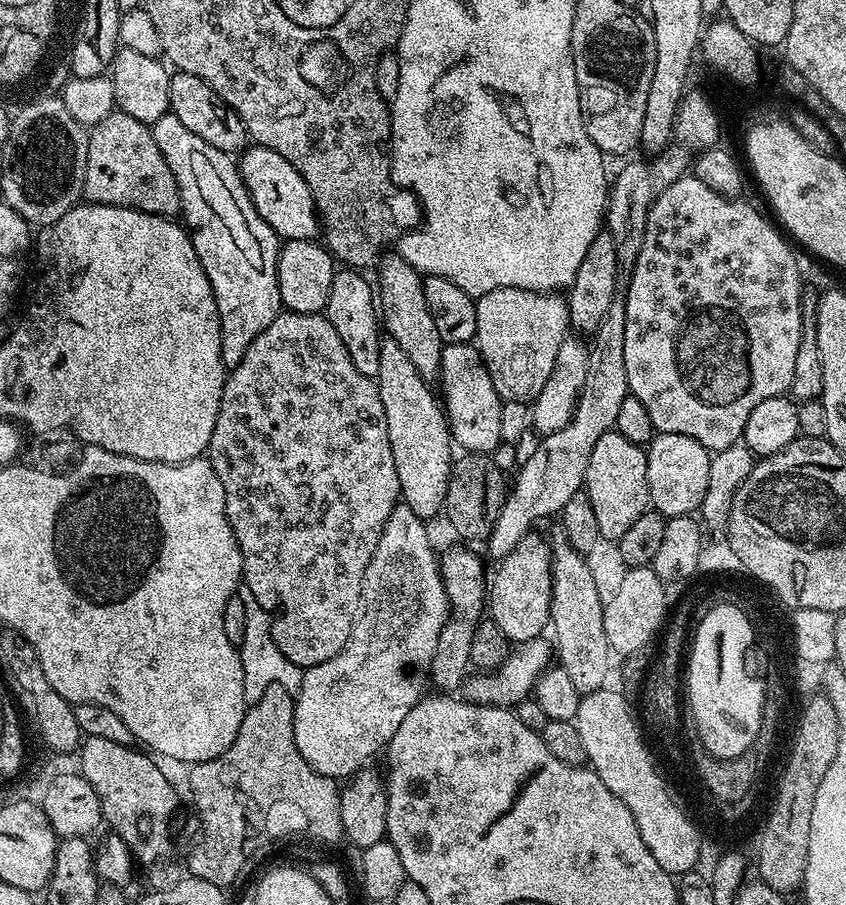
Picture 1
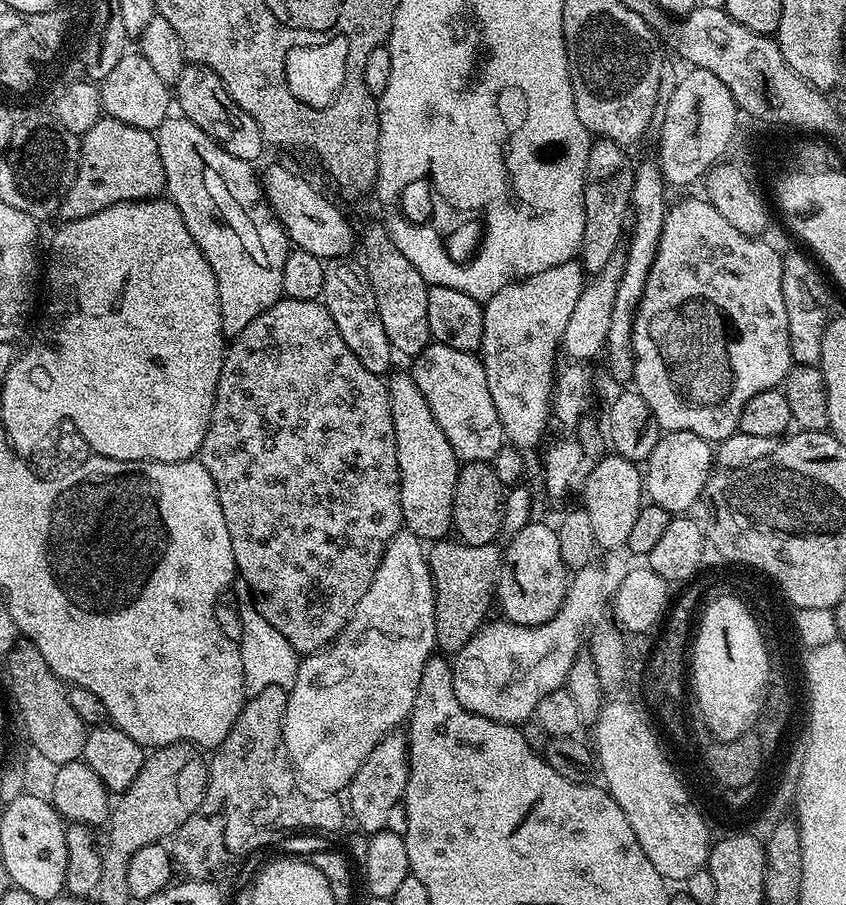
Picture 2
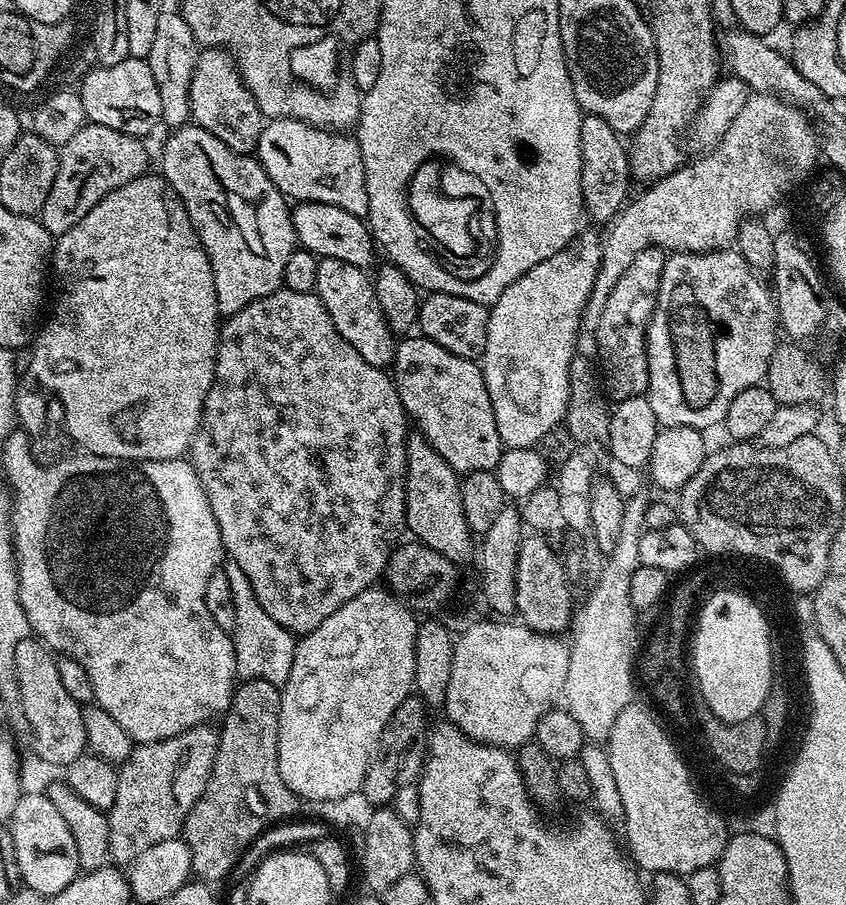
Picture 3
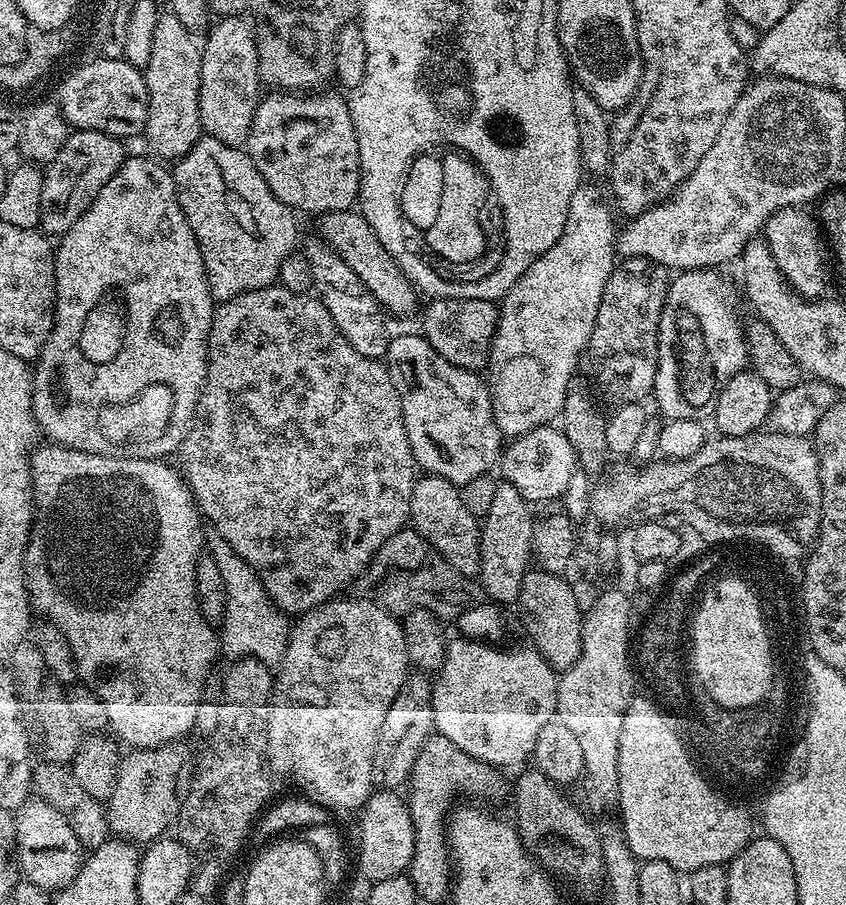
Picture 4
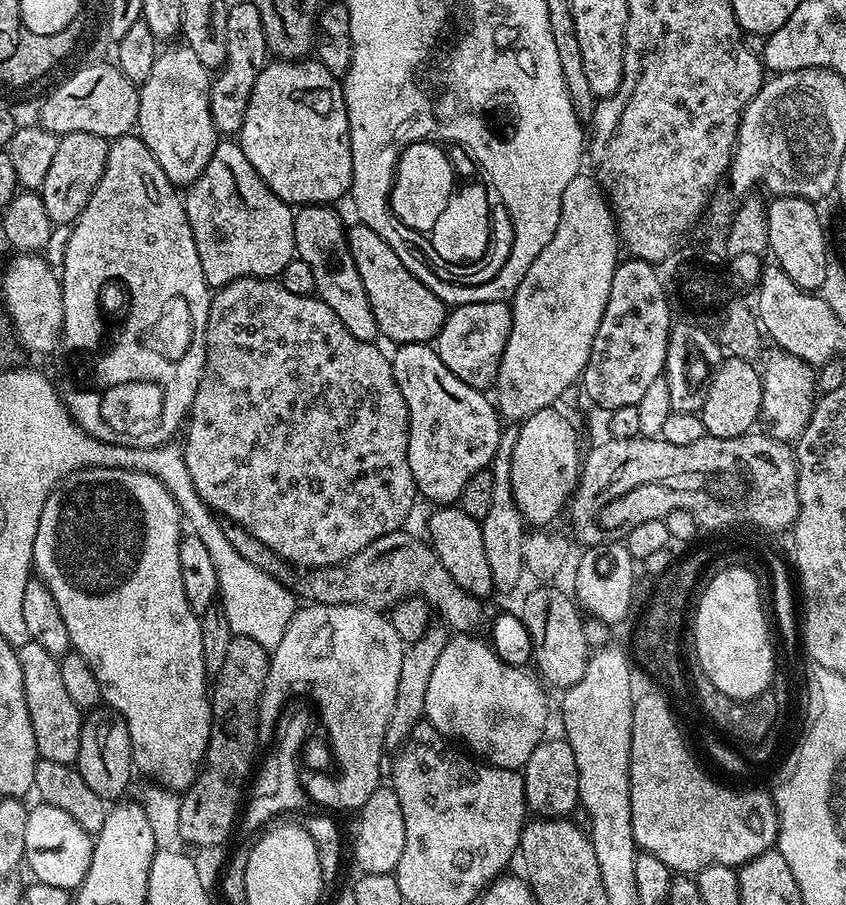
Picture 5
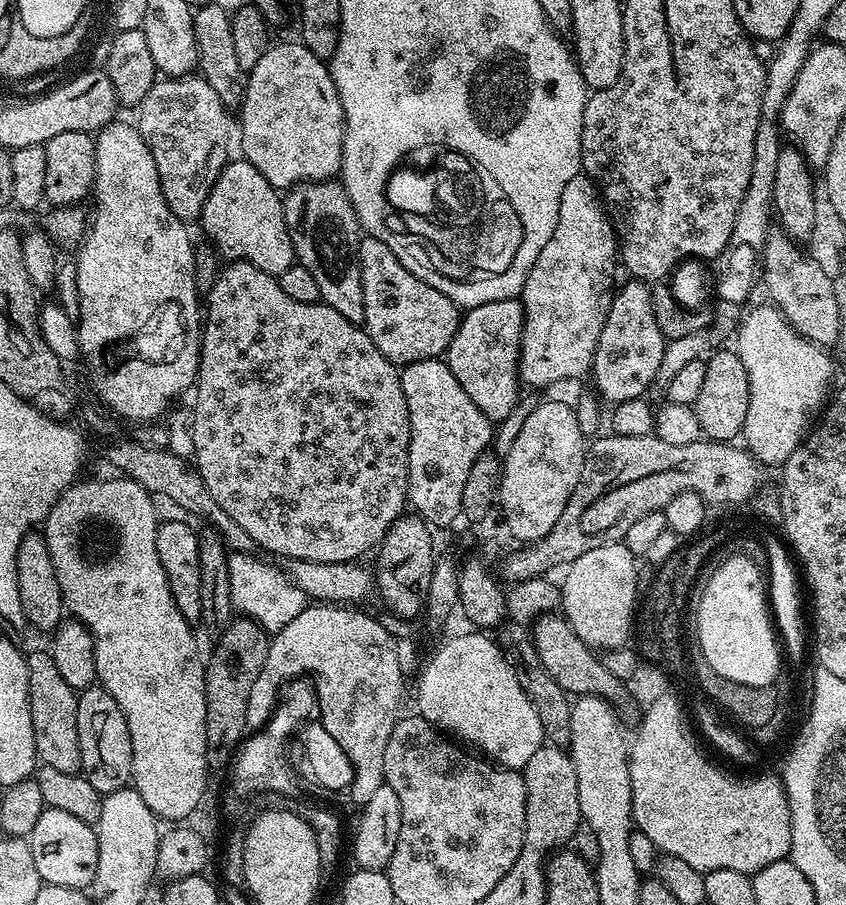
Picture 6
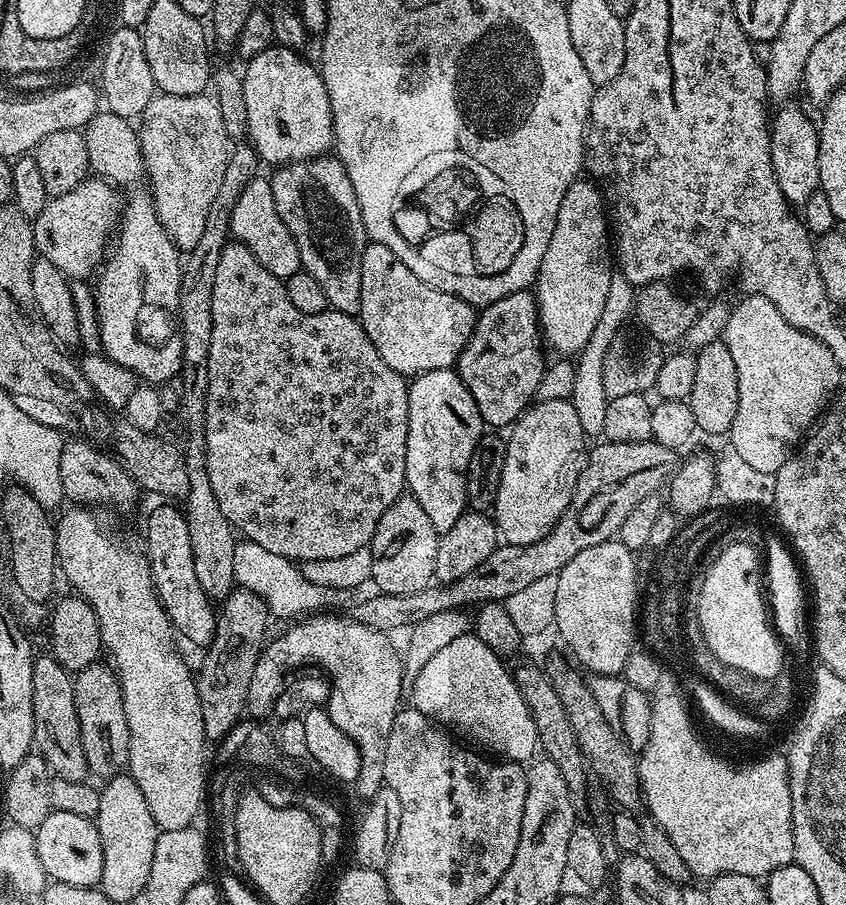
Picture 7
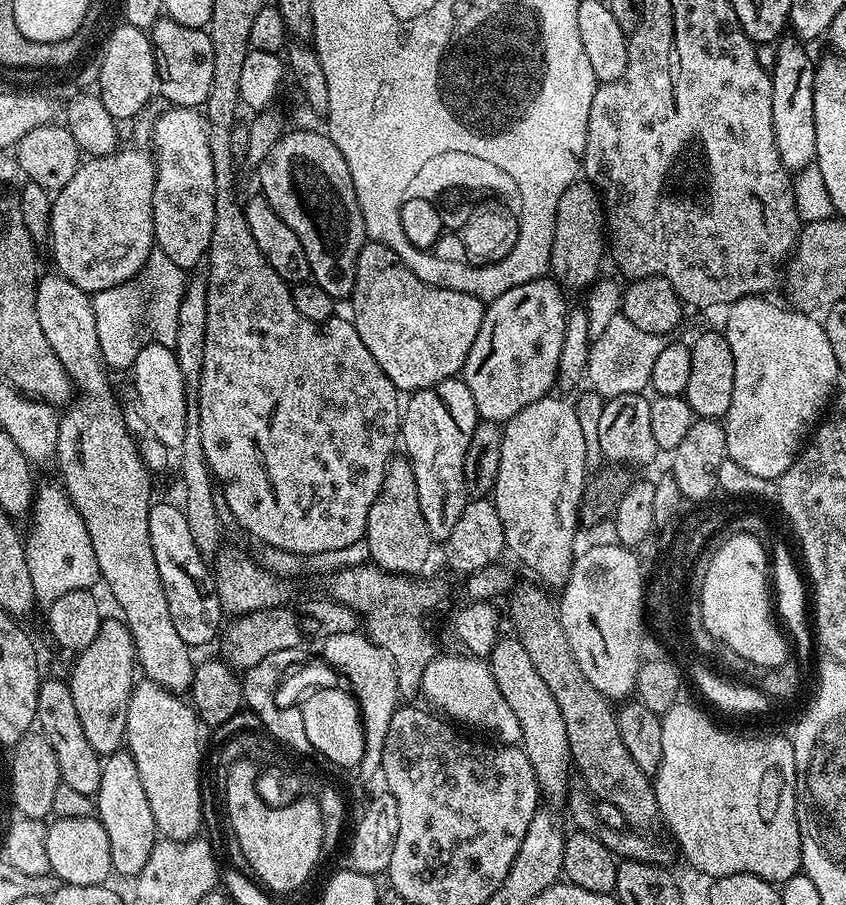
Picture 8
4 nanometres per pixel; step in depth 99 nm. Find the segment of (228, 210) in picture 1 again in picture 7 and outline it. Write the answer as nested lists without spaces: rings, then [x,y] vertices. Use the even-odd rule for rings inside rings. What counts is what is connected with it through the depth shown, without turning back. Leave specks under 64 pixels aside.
[[[262,179],[252,180],[235,203],[230,232],[239,243],[245,244],[251,250],[254,258],[258,258],[258,262],[262,262],[262,266],[266,266],[270,274],[285,281],[292,272],[301,271],[300,251],[290,230],[286,230],[286,222],[278,218],[278,206],[274,206],[271,183]]]

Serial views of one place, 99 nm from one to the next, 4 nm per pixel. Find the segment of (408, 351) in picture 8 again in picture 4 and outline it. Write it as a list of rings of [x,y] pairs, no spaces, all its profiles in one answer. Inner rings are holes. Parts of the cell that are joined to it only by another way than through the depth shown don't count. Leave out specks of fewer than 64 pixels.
[[[359,210],[326,212],[319,217],[319,220],[319,239],[329,244],[338,254],[338,258],[342,258],[342,262],[346,262],[346,266],[350,266],[350,270],[354,270],[354,274],[358,274],[358,278],[362,278],[362,286],[366,286],[366,290],[370,290],[370,294],[374,294],[374,298],[385,313],[391,314],[393,317],[395,317],[394,315],[408,316],[415,310],[416,296],[418,297],[416,285],[398,266],[398,262],[392,257],[390,250],[386,250],[386,246],[382,246],[382,242],[378,242],[378,234],[374,234],[370,222],[366,222],[366,218]]]

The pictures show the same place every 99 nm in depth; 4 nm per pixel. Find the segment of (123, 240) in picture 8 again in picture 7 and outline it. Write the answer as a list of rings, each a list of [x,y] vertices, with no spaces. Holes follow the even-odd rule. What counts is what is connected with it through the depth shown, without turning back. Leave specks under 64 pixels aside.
[[[90,176],[66,194],[51,197],[40,215],[33,219],[36,249],[39,255],[62,270],[72,280],[84,280],[103,261],[107,240],[119,225],[122,200],[119,191],[109,181]]]

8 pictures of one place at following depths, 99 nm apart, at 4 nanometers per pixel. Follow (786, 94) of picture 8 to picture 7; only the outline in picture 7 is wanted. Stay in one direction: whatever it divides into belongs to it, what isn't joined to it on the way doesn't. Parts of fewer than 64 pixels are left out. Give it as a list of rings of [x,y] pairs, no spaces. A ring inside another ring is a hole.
[[[784,102],[775,109],[770,122],[770,154],[774,174],[782,194],[793,206],[802,206],[820,188],[820,133],[817,125],[804,113],[805,105]]]

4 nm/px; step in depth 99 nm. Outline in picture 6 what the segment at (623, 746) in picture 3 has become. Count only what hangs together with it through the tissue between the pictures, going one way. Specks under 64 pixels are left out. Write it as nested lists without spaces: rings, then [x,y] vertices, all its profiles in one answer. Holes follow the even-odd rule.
[[[660,699],[655,706],[644,708],[640,733],[630,744],[630,782],[632,783],[632,818],[635,827],[654,842],[666,856],[682,858],[694,870],[710,873],[714,870],[738,870],[754,874],[770,862],[785,859],[792,851],[792,823],[788,799],[781,777],[756,776],[753,780],[731,780],[723,776],[708,760],[703,760],[701,749],[695,751],[685,743],[677,723],[677,708],[672,699]]]

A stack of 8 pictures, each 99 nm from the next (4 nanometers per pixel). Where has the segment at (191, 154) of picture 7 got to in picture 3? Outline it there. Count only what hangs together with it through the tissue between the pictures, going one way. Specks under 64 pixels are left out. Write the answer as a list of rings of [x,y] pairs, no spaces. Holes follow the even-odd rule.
[[[166,10],[158,14],[158,34],[154,38],[154,47],[148,55],[150,74],[154,74],[154,82],[158,82],[158,94],[162,98],[161,121],[169,129],[175,130],[189,123],[190,110],[190,82],[196,65],[198,45],[190,26],[186,26],[179,11]]]

